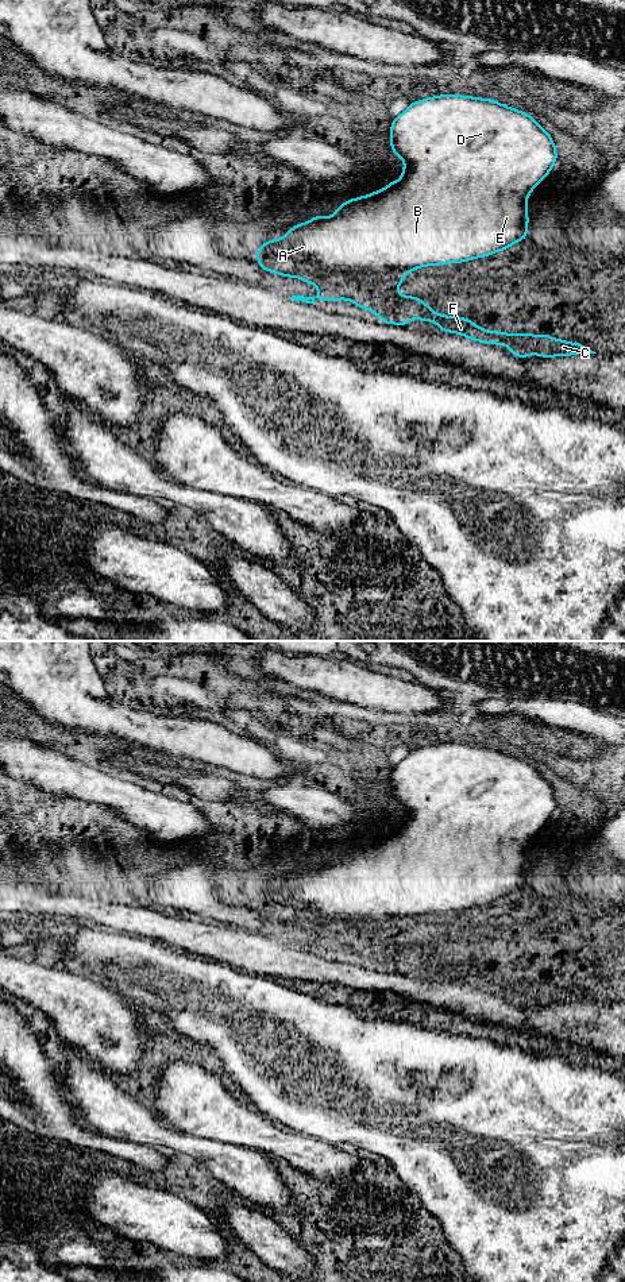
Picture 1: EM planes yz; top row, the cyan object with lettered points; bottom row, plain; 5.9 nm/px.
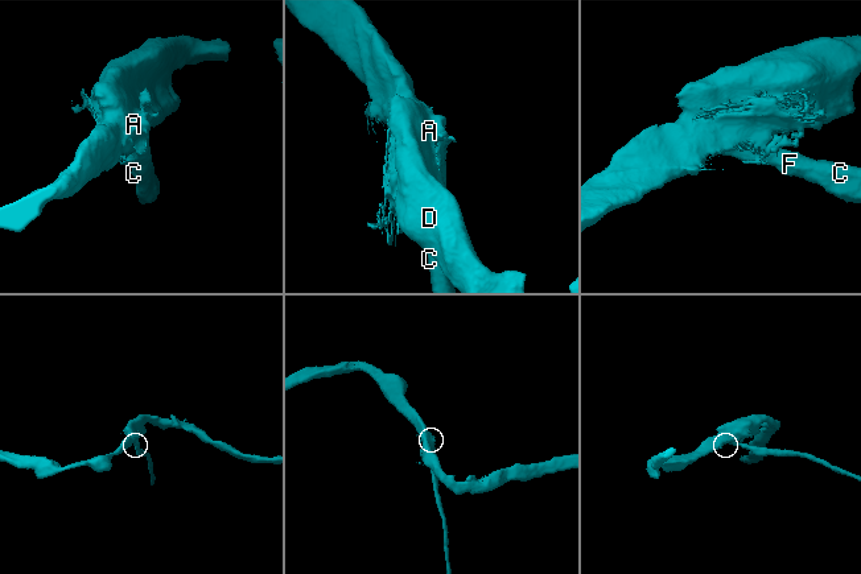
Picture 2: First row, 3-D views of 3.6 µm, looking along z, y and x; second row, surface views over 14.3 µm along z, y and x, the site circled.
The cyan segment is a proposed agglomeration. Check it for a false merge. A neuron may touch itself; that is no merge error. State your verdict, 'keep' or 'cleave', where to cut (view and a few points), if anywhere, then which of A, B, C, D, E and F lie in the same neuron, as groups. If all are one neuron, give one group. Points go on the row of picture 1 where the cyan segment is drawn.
cleave; cut yz (334, 300), (366, 289), (392, 302), (419, 298), (429, 308); groups A B D E / C F

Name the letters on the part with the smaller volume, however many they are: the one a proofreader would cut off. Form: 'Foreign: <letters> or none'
Foreign: C, F

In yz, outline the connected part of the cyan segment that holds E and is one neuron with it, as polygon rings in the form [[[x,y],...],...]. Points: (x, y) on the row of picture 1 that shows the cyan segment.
[[[439,94],[410,103],[393,119],[389,138],[391,152],[405,162],[397,182],[391,181],[379,192],[346,200],[333,216],[313,215],[309,221],[289,228],[285,236],[267,240],[256,250],[255,259],[262,271],[298,277],[320,289],[316,297],[294,296],[290,300],[313,305],[316,298],[333,302],[359,289],[387,296],[391,304],[396,298],[421,300],[398,294],[398,286],[410,271],[486,258],[528,239],[526,200],[558,161],[553,139],[529,113],[490,99]]]

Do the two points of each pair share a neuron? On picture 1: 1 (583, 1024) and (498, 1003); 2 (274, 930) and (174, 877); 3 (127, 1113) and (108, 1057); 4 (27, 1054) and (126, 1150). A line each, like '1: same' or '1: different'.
1: same
2: same
3: different
4: same

